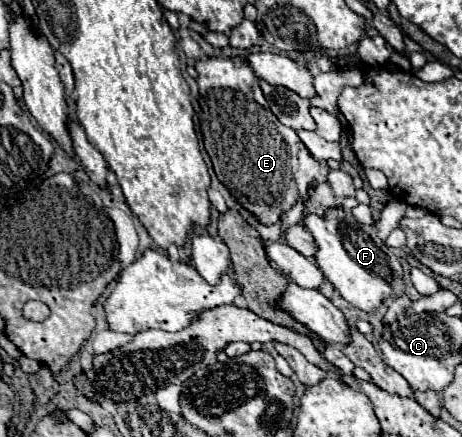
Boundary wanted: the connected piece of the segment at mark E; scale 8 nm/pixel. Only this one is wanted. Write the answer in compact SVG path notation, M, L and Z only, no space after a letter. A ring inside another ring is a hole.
M207 58L199 60L195 64L197 70L197 84L199 84L199 94L209 106L209 138L203 138L205 150L211 156L213 168L217 178L231 190L231 194L237 198L239 204L243 204L251 214L259 218L263 224L273 224L281 218L283 212L291 208L299 198L305 194L311 194L311 198L305 202L305 214L315 212L323 214L327 208L337 206L337 200L327 184L327 166L321 166L309 150L303 146L295 130L283 126L275 114L269 110L269 104L259 88L259 78L247 64L235 64L231 58ZM311 180L319 180L319 186L309 192Z

